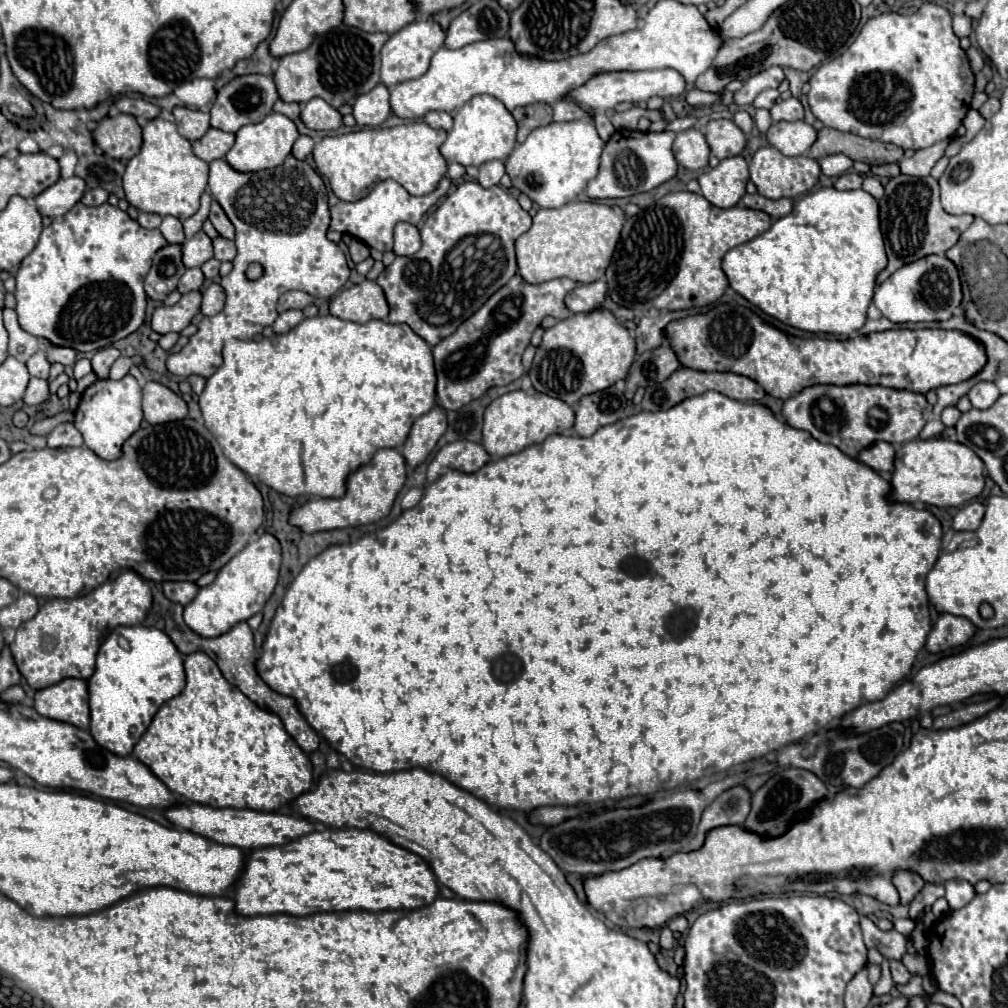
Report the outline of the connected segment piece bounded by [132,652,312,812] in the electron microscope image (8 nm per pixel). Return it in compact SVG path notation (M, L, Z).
M204 652L188 654L184 668L184 690L160 706L148 730L134 746L134 758L144 762L174 794L212 808L252 808L278 812L312 788L310 760L294 738L288 736L282 720L274 712L262 710L258 704L246 698L222 676L216 662Z

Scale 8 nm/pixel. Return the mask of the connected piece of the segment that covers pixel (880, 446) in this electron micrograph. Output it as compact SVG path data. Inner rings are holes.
M876 442L870 448L862 450L858 460L880 474L890 474L894 466L894 446L890 442Z

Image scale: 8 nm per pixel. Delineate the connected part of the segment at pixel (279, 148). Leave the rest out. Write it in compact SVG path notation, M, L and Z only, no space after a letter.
M274 112L274 114L268 114L262 122L242 126L236 132L236 142L230 148L230 152L224 156L224 160L238 172L258 172L258 170L276 168L286 160L298 136L300 134L296 130L296 124L288 116Z

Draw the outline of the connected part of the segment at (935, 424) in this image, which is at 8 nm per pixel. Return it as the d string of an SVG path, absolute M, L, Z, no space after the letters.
M934 419L928 421L922 431L920 432L920 437L922 439L929 439L940 435L945 430L945 426L940 419Z

